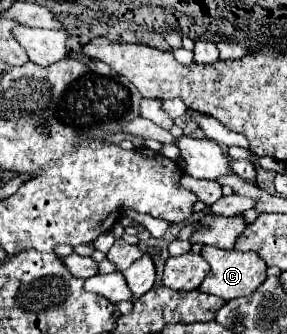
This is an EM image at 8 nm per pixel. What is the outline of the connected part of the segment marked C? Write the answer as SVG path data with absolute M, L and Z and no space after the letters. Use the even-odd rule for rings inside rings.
M206 245L200 253L208 263L210 263L210 273L206 275L206 279L200 285L200 291L206 291L208 295L216 295L224 301L236 299L236 297L246 297L252 291L256 291L264 281L266 281L266 263L252 253L240 253L240 251L224 251L218 247L210 247Z

